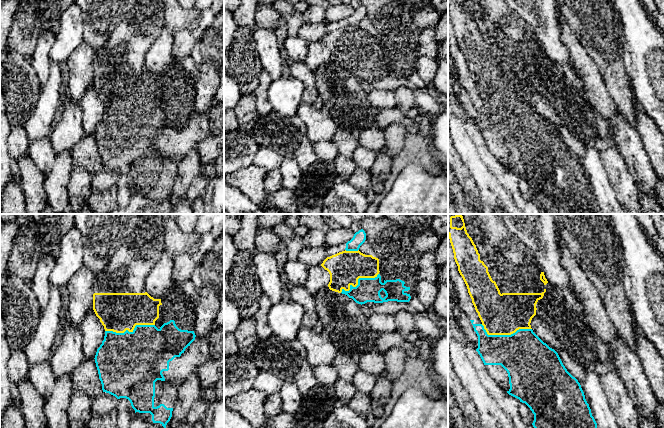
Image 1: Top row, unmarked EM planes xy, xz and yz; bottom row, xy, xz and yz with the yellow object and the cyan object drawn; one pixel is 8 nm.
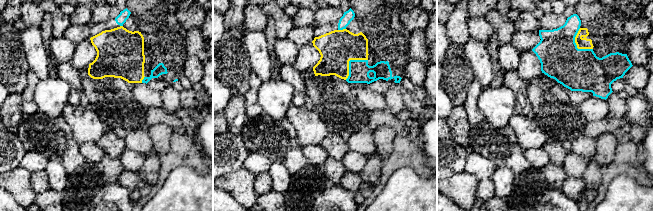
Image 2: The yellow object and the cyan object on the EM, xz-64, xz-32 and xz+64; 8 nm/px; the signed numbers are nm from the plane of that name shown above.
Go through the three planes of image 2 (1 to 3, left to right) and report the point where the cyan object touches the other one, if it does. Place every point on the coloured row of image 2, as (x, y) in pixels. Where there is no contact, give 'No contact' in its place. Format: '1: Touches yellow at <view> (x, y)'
1: Touches yellow at xz-64 (143, 78)
2: Touches yellow at xz-32 (349, 60)
3: Touches yellow at xz+64 (576, 44)

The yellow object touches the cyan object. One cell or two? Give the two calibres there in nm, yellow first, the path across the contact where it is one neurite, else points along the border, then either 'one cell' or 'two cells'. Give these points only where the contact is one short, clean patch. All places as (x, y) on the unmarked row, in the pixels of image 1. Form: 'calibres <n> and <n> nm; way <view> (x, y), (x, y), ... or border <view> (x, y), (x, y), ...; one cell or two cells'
calibres 340 and 380 nm; one cell

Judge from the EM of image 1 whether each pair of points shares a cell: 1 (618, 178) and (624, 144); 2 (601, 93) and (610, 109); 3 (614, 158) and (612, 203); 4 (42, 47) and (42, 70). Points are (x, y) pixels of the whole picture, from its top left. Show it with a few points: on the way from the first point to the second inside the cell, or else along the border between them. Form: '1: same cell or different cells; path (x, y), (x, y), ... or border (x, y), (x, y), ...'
1: different cells; border (614, 144), (633, 178)
2: same cell; path (601, 97), (601, 100), (606, 105)
3: different cells; border (604, 166), (607, 178), (620, 203)
4: same cell; path (42, 53), (42, 64)

